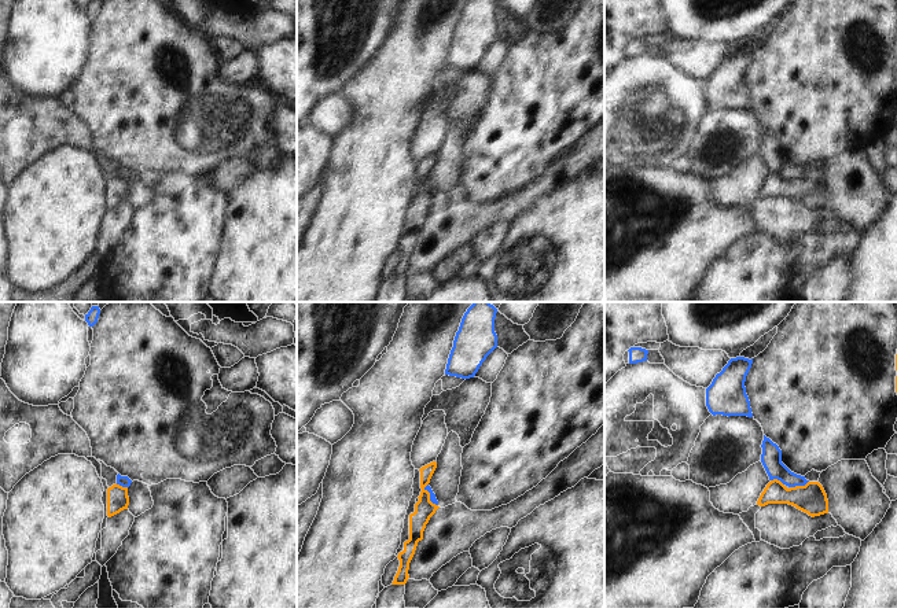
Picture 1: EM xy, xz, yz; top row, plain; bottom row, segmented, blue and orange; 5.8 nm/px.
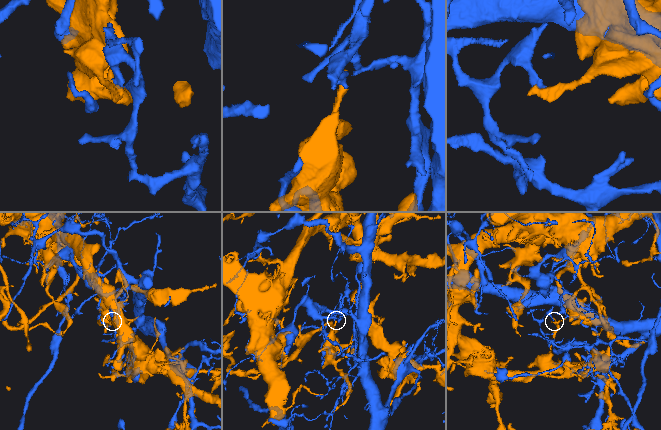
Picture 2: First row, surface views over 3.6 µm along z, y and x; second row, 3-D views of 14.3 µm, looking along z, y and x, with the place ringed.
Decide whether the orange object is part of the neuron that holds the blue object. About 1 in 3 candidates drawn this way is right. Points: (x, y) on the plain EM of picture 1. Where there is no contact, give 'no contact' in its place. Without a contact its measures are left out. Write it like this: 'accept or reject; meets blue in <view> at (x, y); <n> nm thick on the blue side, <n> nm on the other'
reject; meets blue in yz at (798, 177); 120 nm thick on the blue side, 180 nm on the other

